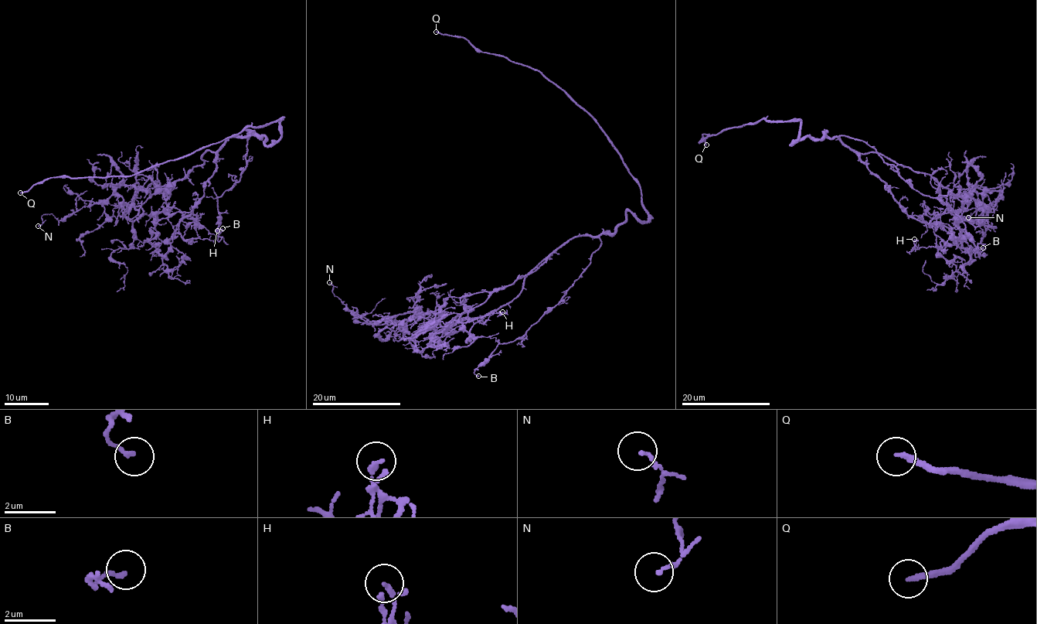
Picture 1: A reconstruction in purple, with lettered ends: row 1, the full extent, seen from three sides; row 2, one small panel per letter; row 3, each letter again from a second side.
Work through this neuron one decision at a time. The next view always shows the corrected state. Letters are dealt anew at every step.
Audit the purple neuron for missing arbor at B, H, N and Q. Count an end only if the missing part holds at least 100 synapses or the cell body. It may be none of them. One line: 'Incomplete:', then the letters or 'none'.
Incomplete: Q

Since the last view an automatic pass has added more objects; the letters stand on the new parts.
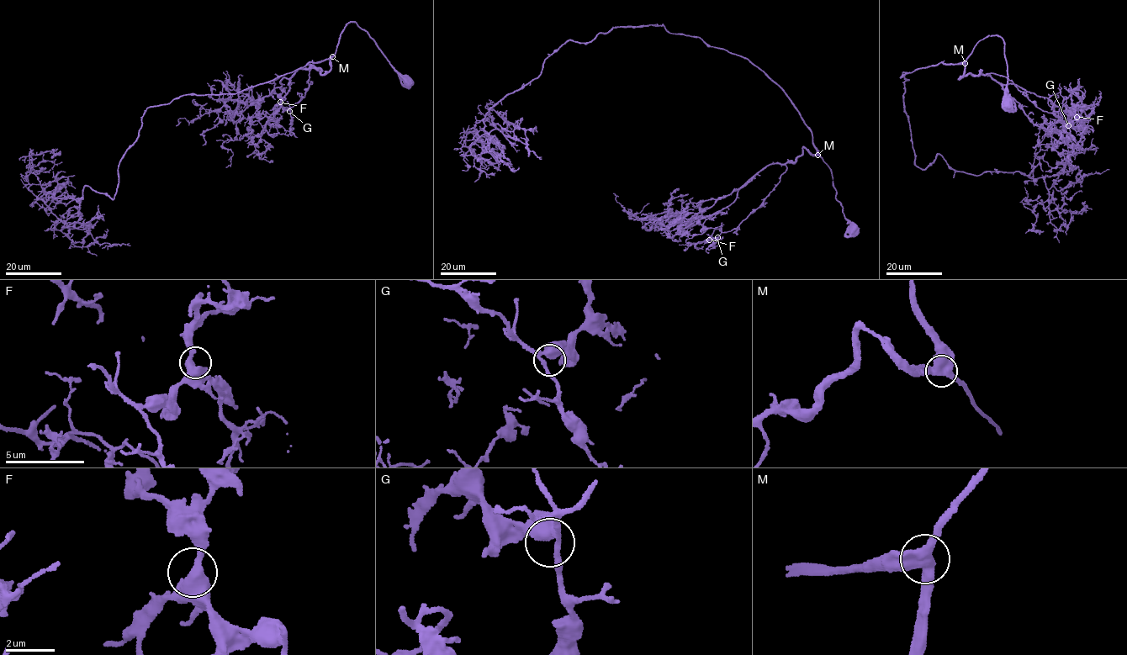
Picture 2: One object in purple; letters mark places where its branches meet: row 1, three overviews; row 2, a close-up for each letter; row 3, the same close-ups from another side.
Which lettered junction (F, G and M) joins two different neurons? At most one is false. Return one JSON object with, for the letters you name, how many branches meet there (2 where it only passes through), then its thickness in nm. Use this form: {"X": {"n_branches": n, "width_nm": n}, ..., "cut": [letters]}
{"cut": []}

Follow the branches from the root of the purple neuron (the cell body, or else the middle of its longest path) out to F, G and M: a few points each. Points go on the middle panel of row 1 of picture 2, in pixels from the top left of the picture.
F: (853, 230), (835, 198), (830, 168), (803, 147), (761, 204), (736, 228), (709, 240)
G: (853, 230), (835, 198), (830, 168), (803, 147), (761, 204), (717, 237)
M: (853, 230), (844, 216), (842, 204), (835, 198), (830, 168), (817, 155)

